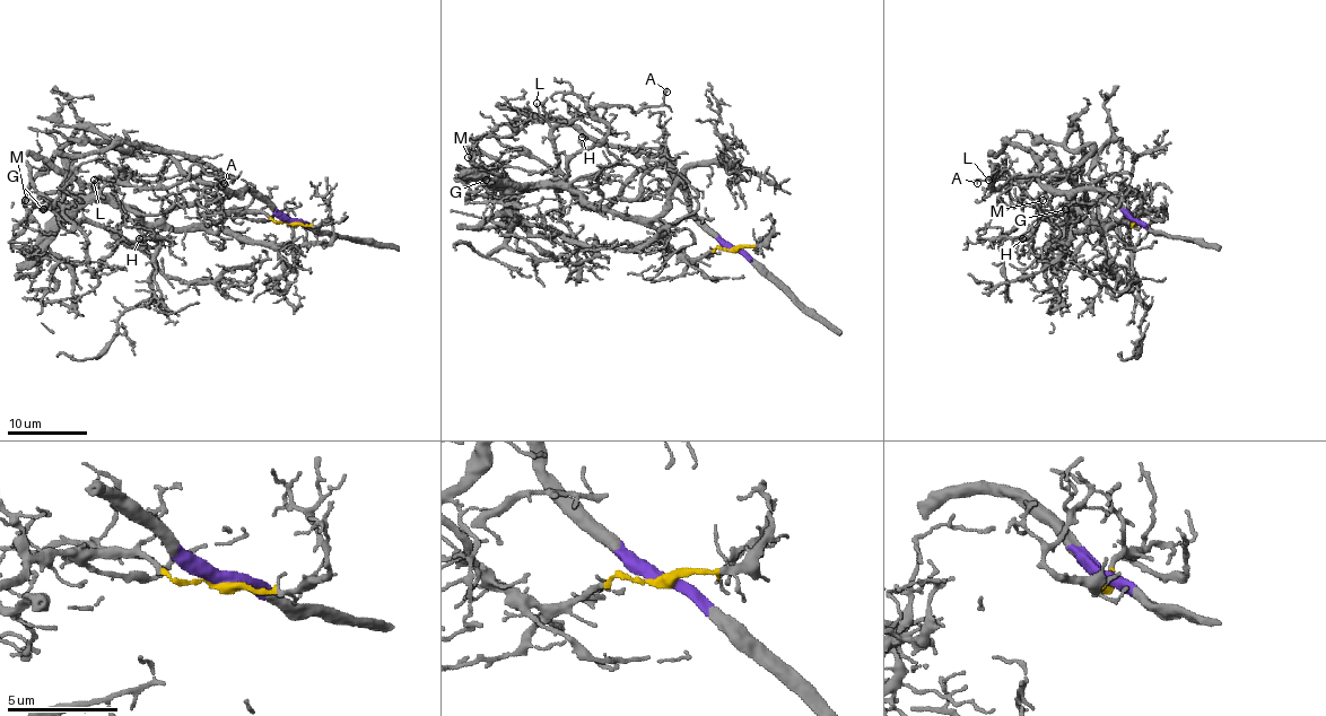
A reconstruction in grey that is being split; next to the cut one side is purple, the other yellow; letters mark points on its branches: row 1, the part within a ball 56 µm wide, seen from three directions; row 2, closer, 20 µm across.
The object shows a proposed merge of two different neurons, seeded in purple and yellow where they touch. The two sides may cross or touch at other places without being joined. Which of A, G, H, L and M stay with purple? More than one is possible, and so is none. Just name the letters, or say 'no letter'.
no letter

